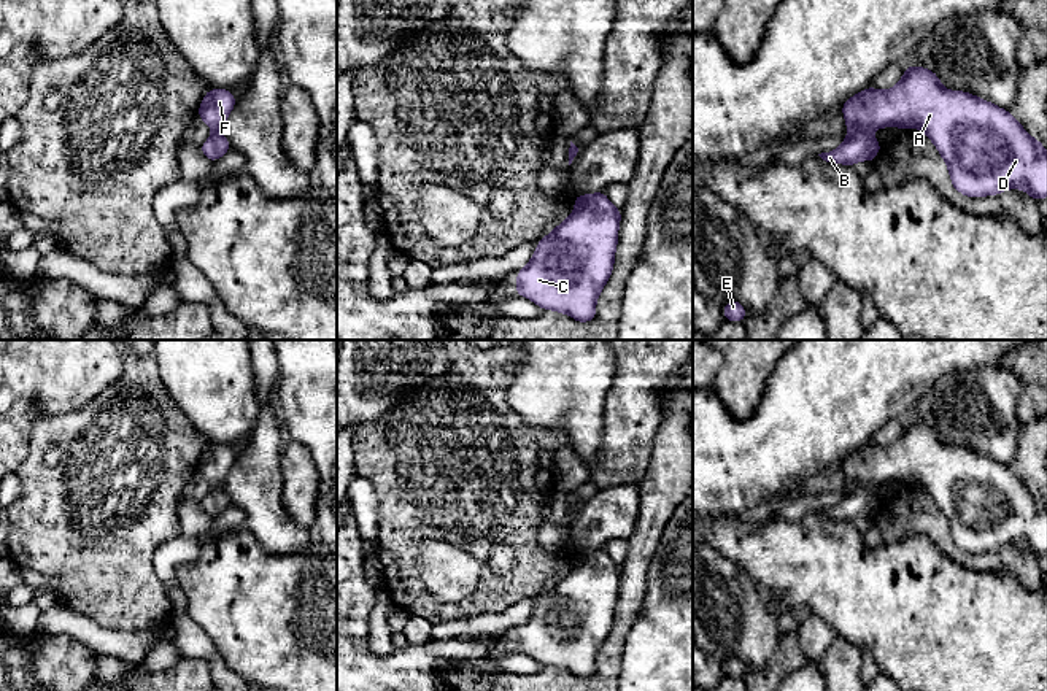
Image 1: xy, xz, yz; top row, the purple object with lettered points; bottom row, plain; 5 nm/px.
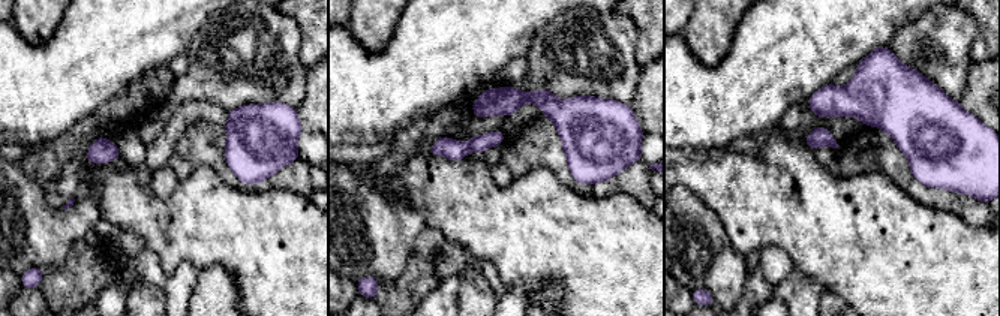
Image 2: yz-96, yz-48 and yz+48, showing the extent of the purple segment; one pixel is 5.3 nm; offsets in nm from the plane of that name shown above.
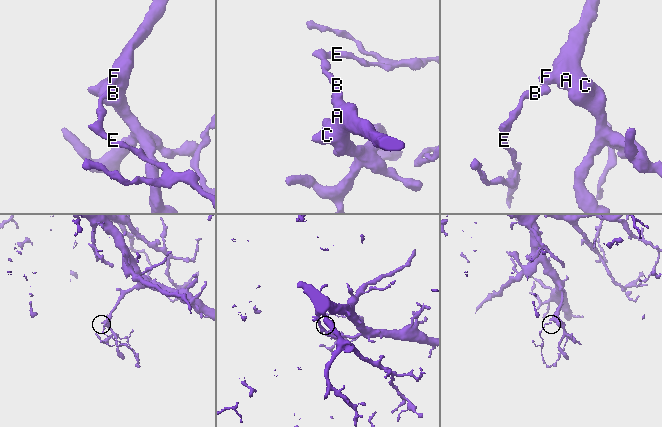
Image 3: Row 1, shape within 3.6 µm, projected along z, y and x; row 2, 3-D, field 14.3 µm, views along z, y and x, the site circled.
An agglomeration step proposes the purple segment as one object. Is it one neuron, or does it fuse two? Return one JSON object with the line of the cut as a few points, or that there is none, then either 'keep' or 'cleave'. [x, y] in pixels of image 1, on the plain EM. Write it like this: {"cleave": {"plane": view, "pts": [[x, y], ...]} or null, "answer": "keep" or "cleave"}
{"cleave": {"plane": "yz", "pts": [[869, 486], [850, 488]]}, "answer": "cleave"}

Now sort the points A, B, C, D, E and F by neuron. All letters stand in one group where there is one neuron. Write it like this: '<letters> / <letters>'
A C D F / B E

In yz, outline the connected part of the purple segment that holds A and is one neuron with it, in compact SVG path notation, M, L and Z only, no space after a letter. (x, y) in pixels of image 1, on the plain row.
M906 423L902 434L891 445L879 446L871 442L850 453L840 464L850 488L883 483L920 484L945 516L953 545L963 551L977 554L1020 545L1034 558L1047 553L1044 500L1034 496L1009 465L964 446L945 445L939 432L925 423Z

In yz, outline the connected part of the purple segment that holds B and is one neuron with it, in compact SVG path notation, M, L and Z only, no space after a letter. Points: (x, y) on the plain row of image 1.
M852 486L839 504L831 508L818 510L828 519L855 521L861 516L872 518L879 510L882 500L875 496L874 489L867 486Z

